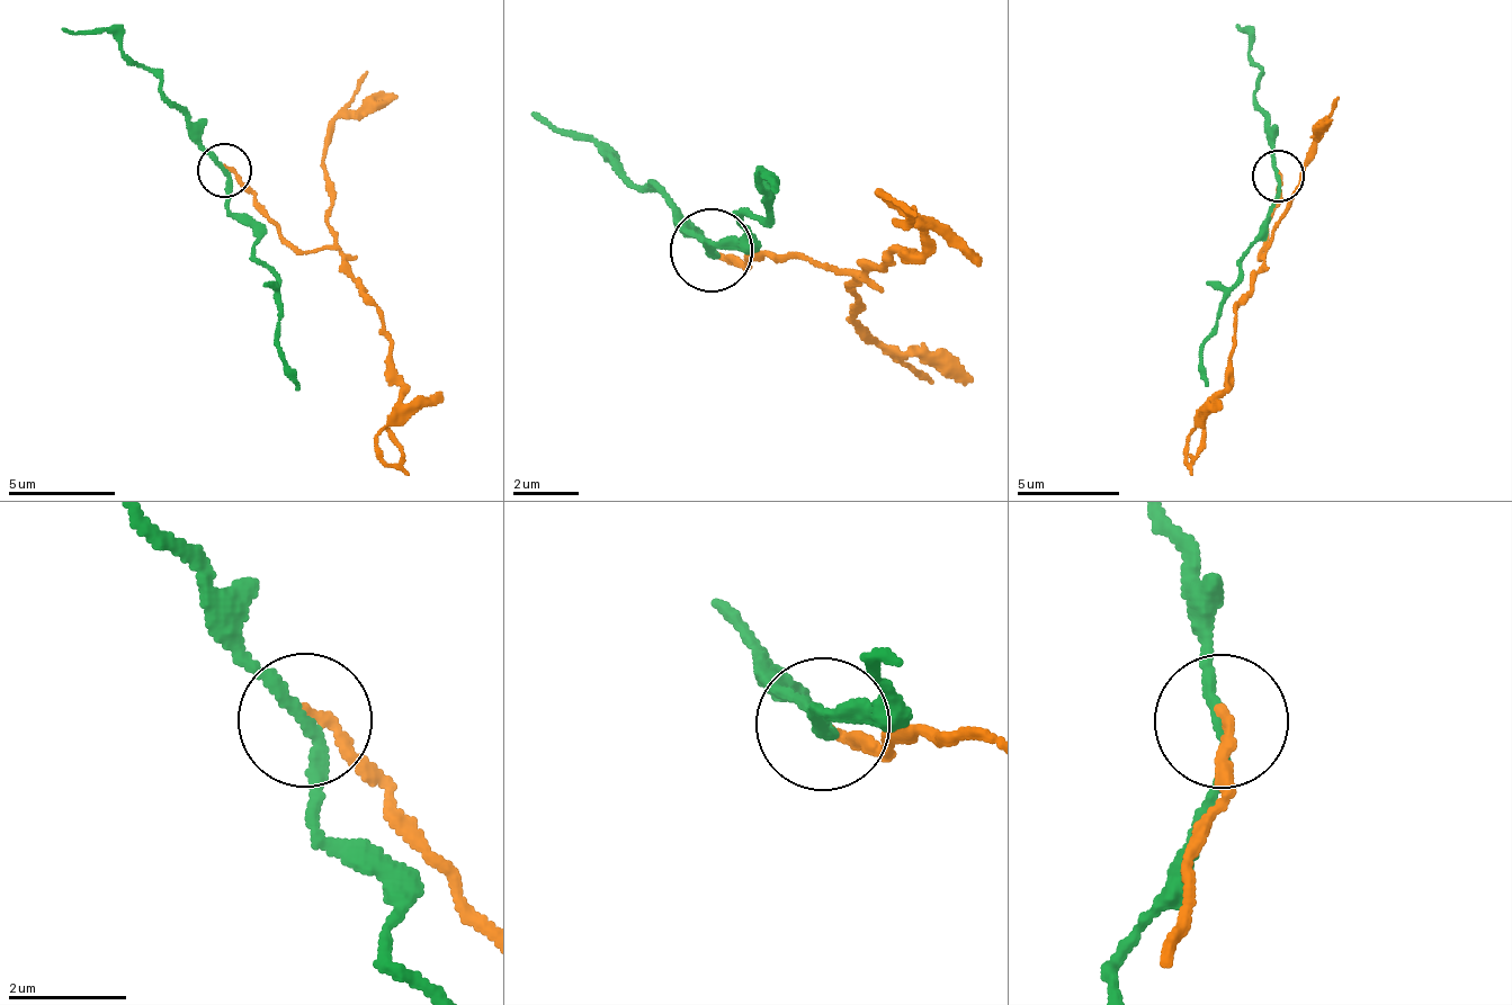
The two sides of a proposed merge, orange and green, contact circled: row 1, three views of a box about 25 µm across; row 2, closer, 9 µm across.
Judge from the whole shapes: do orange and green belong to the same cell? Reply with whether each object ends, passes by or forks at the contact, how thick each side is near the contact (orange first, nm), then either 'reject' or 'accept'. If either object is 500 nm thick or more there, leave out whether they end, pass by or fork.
orange ends | green passes by | 160/180 nm | reject

